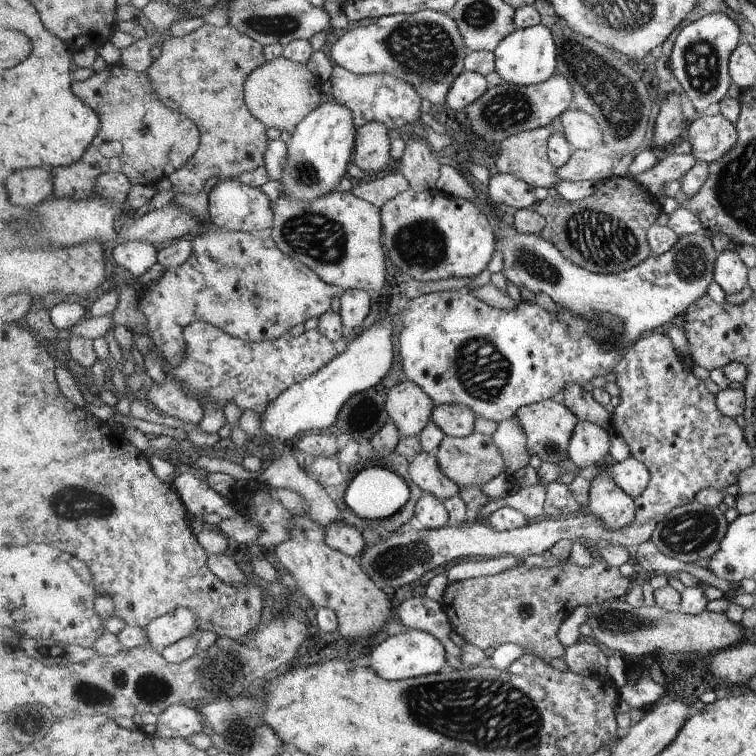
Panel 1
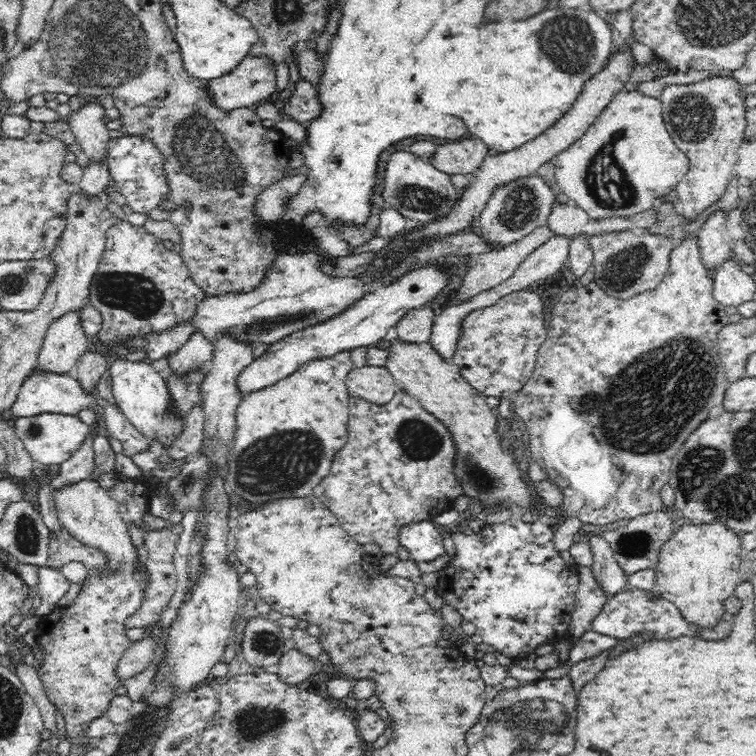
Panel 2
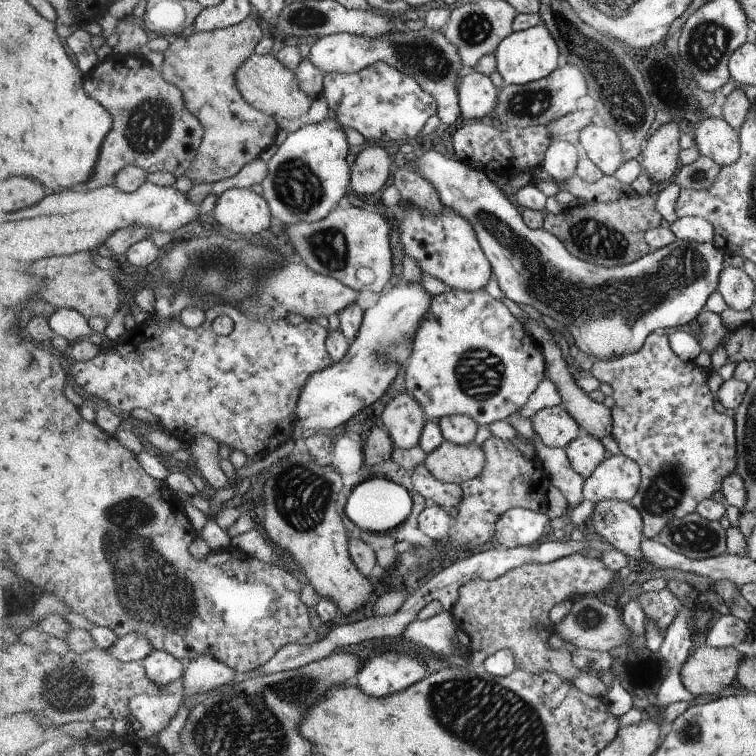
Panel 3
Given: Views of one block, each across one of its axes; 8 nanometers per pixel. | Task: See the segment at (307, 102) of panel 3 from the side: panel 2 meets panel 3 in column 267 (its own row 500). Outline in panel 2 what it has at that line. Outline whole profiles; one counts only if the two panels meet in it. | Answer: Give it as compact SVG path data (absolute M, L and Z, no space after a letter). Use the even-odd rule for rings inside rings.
M82 479L54 491L56 514L62 527L82 543L98 547L109 557L106 568L88 574L78 598L68 608L68 617L58 620L50 630L40 631L38 641L44 660L37 673L48 701L62 712L67 735L84 737L86 724L102 717L116 697L114 690L122 686L117 664L133 642L126 637L126 620L140 606L148 571L135 573L136 546L128 535L129 525L120 516L117 502L94 479Z

